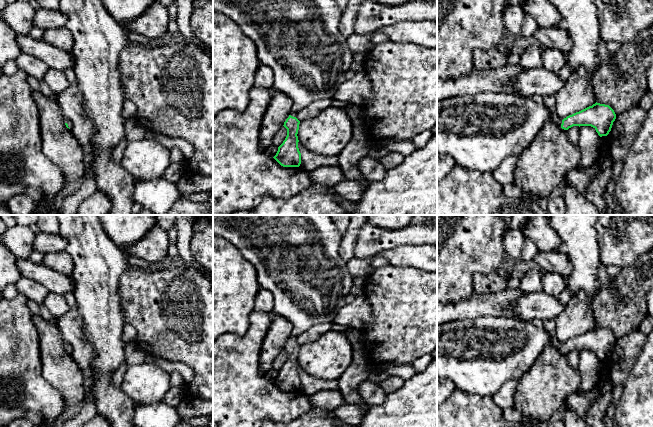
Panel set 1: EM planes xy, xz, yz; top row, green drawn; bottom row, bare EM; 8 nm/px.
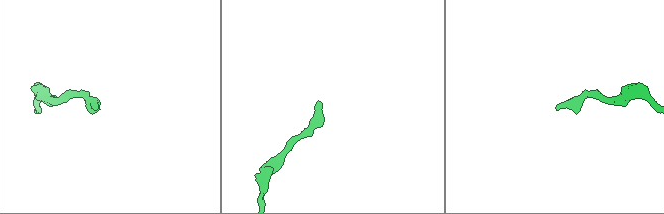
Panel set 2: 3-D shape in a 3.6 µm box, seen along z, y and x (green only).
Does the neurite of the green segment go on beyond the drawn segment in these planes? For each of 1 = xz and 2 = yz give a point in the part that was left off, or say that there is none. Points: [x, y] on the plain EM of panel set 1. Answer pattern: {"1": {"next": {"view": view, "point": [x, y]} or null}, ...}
{"1": {"next": {"view": "xz", "point": [297, 259]}}, "2": {"next": {"view": "yz", "point": [479, 355]}}}

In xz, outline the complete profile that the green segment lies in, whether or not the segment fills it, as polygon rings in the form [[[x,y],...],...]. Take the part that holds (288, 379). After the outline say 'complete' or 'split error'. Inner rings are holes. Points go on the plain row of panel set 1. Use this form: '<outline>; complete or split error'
[[[213,215],[213,235],[220,236],[229,243],[233,244],[241,252],[243,257],[255,266],[257,271],[257,280],[260,287],[269,290],[273,295],[274,307],[272,313],[285,318],[292,324],[292,334],[283,349],[287,353],[287,360],[283,367],[278,371],[278,375],[273,382],[283,391],[299,391],[301,388],[301,377],[298,372],[299,364],[297,358],[300,345],[296,342],[297,337],[316,324],[322,322],[333,322],[334,318],[338,314],[338,311],[347,304],[346,297],[349,295],[353,285],[353,276],[347,268],[346,261],[340,256],[339,253],[343,237],[338,231],[338,228],[334,224],[330,215]]]; split error

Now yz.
[[[482,316],[482,317],[477,317],[475,319],[450,321],[448,323],[443,323],[437,326],[437,378],[449,379],[454,383],[456,389],[461,390],[466,394],[478,395],[484,398],[488,396],[493,396],[499,390],[499,388],[508,380],[510,379],[520,380],[533,366],[533,364],[541,355],[541,353],[543,352],[543,350],[546,348],[547,345],[553,345],[564,354],[568,354],[573,350],[579,350],[579,351],[591,350],[596,354],[598,359],[602,361],[602,360],[607,360],[609,358],[615,343],[616,343],[616,338],[609,329],[600,328],[597,326],[592,330],[589,330],[579,336],[567,340],[563,344],[560,344],[544,328],[538,328],[532,323],[532,321],[524,321],[519,318]]]; split error

